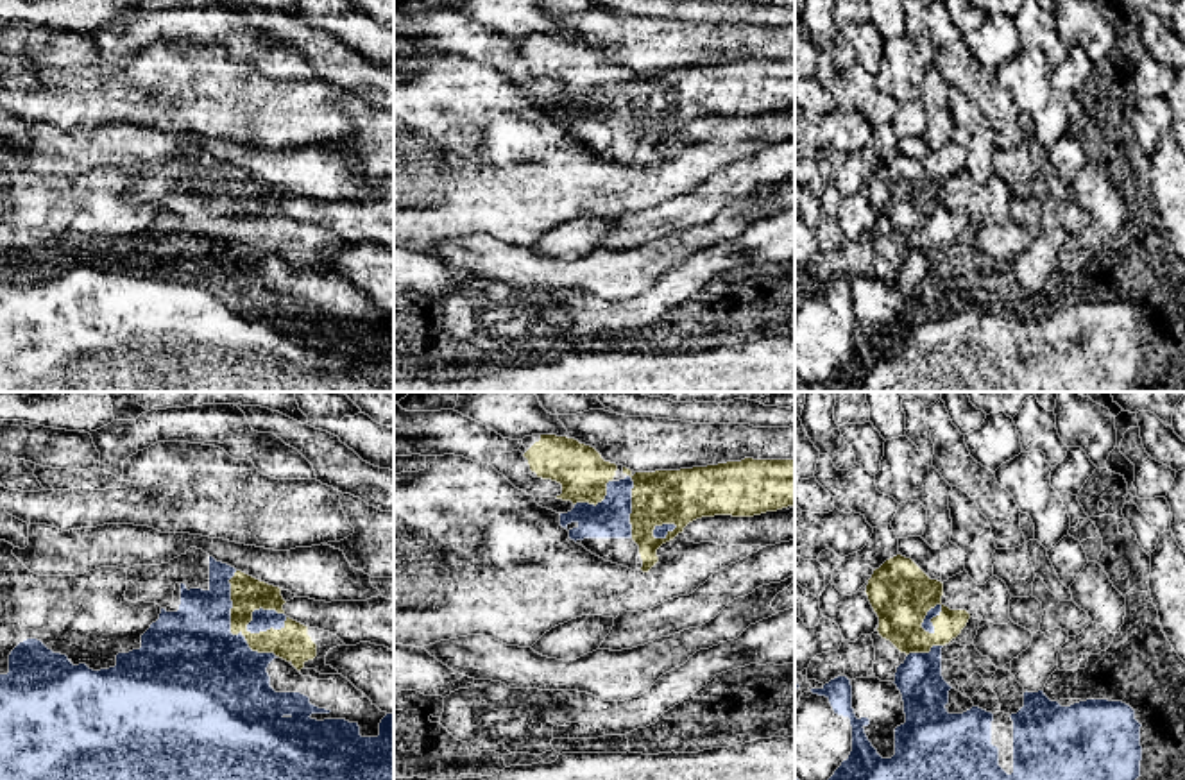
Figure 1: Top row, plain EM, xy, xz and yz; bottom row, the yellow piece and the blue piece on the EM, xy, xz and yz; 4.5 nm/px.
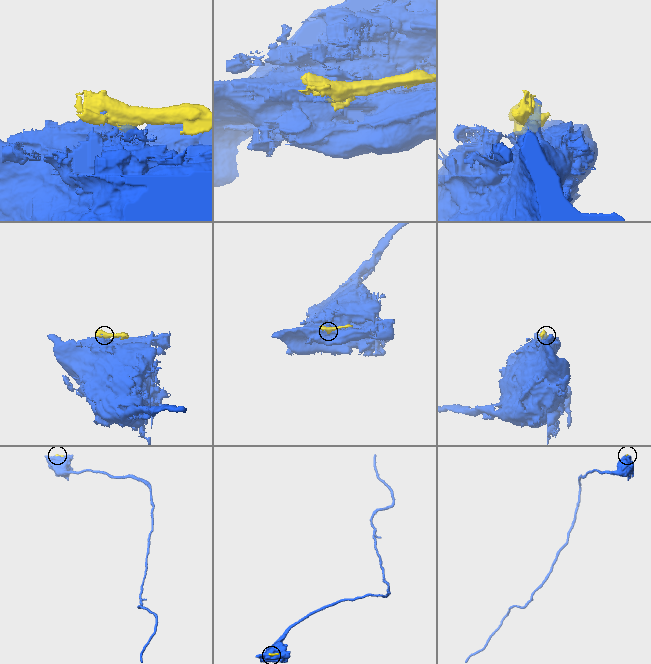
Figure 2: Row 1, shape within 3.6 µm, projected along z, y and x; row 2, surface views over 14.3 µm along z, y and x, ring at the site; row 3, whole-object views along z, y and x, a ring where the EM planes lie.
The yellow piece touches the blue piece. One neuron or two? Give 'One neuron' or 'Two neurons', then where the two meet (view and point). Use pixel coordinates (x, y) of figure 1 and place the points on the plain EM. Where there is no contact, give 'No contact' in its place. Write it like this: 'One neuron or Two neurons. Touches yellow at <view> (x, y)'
Two neurons. Touches yellow at xy (231, 226)

